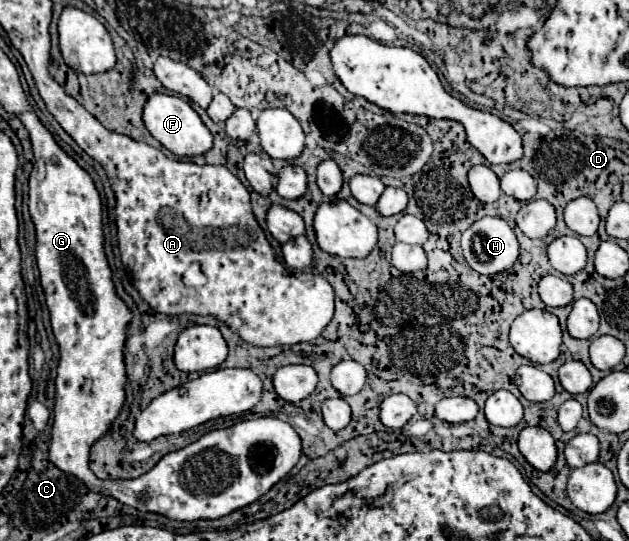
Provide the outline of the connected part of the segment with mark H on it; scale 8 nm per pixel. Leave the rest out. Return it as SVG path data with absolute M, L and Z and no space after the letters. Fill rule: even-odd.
M484 216L462 234L462 254L468 266L480 274L508 270L518 258L518 240L506 220Z

